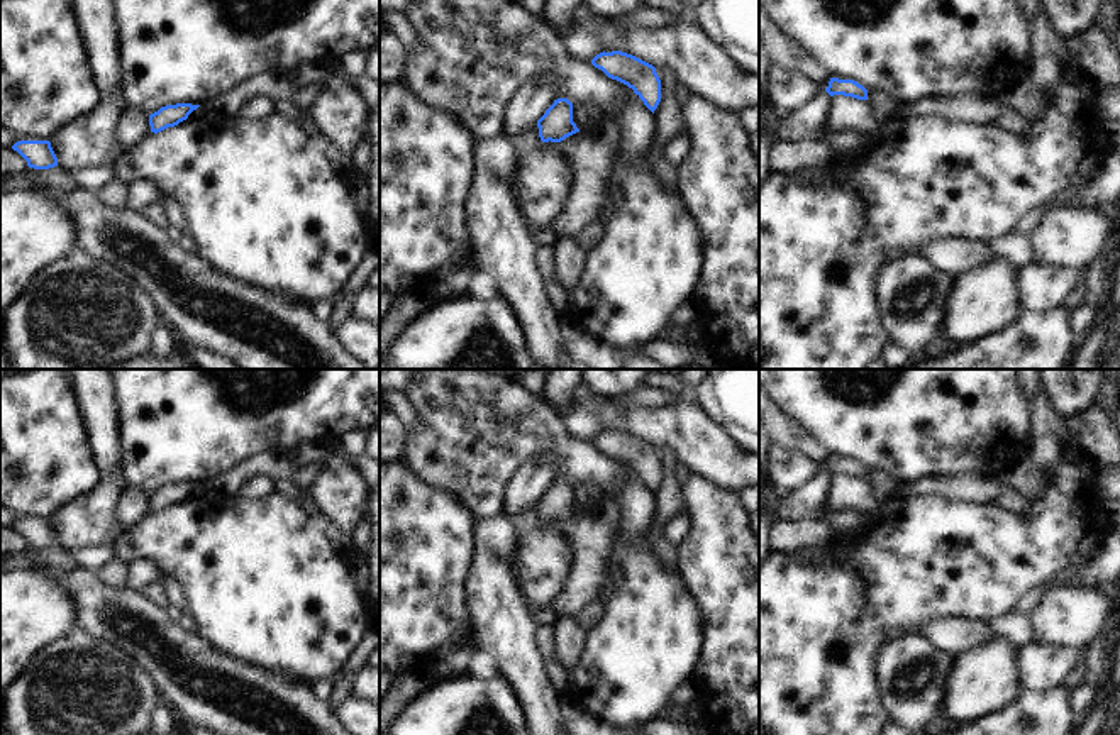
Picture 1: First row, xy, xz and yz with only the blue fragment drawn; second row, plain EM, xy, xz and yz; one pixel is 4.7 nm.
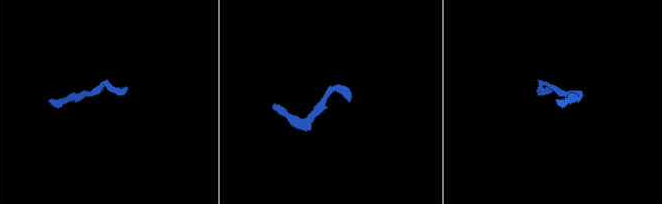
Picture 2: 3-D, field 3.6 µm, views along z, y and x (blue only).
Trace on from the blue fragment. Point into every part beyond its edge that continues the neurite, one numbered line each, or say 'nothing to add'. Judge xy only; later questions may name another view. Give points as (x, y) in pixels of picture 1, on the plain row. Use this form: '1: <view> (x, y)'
1: xy (275, 466)

